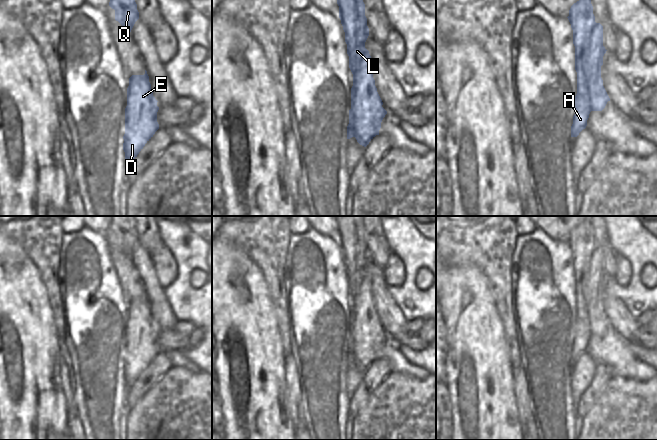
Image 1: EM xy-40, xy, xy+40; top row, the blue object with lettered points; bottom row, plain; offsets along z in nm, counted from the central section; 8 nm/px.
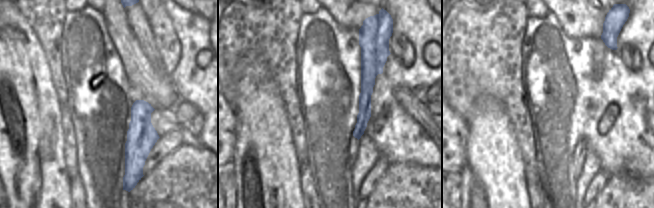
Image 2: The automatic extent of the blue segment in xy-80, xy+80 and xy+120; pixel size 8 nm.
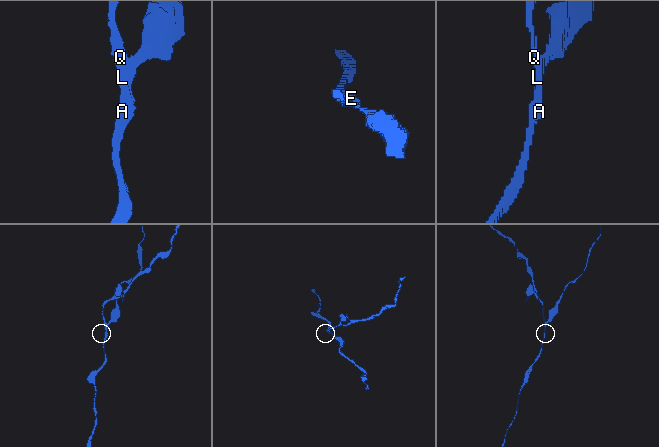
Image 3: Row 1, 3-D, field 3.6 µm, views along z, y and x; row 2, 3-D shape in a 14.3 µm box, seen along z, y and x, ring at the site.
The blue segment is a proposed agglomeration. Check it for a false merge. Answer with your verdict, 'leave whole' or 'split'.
split

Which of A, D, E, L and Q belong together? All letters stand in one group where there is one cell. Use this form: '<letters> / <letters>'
A L Q / D E

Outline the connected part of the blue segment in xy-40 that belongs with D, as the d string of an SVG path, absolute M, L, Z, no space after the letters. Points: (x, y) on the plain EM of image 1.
M145 294L144 299L132 299L129 302L127 312L127 330L125 332L125 358L123 360L123 374L127 390L137 381L145 368L153 361L159 353L157 346L157 324L153 320L149 300Z

